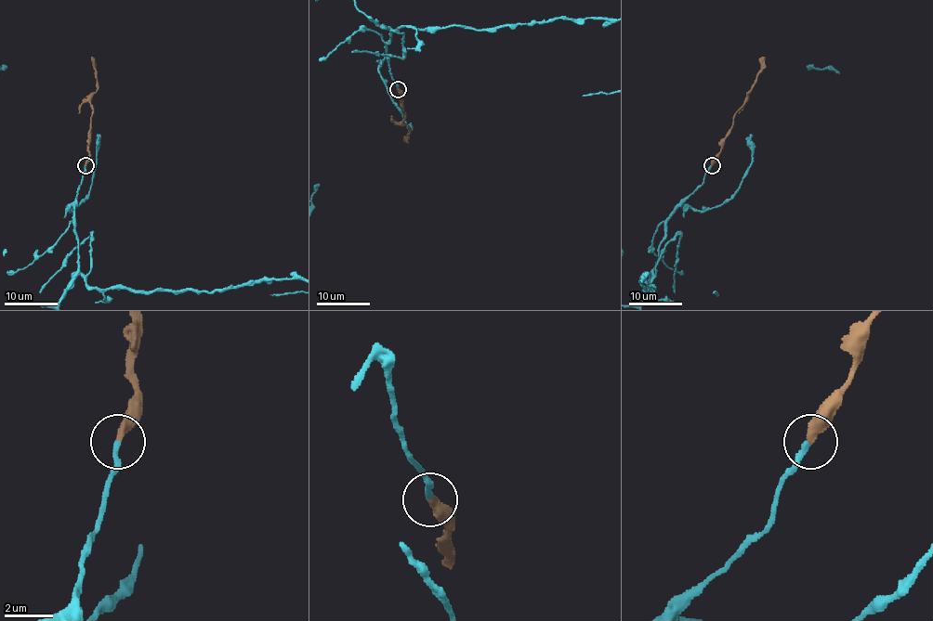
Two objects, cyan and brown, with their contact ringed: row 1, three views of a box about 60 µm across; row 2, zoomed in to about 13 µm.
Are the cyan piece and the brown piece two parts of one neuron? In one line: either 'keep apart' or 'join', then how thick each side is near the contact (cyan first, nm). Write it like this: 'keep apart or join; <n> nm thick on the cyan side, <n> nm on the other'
join; 220 nm thick on the cyan side, 360 nm on the other

